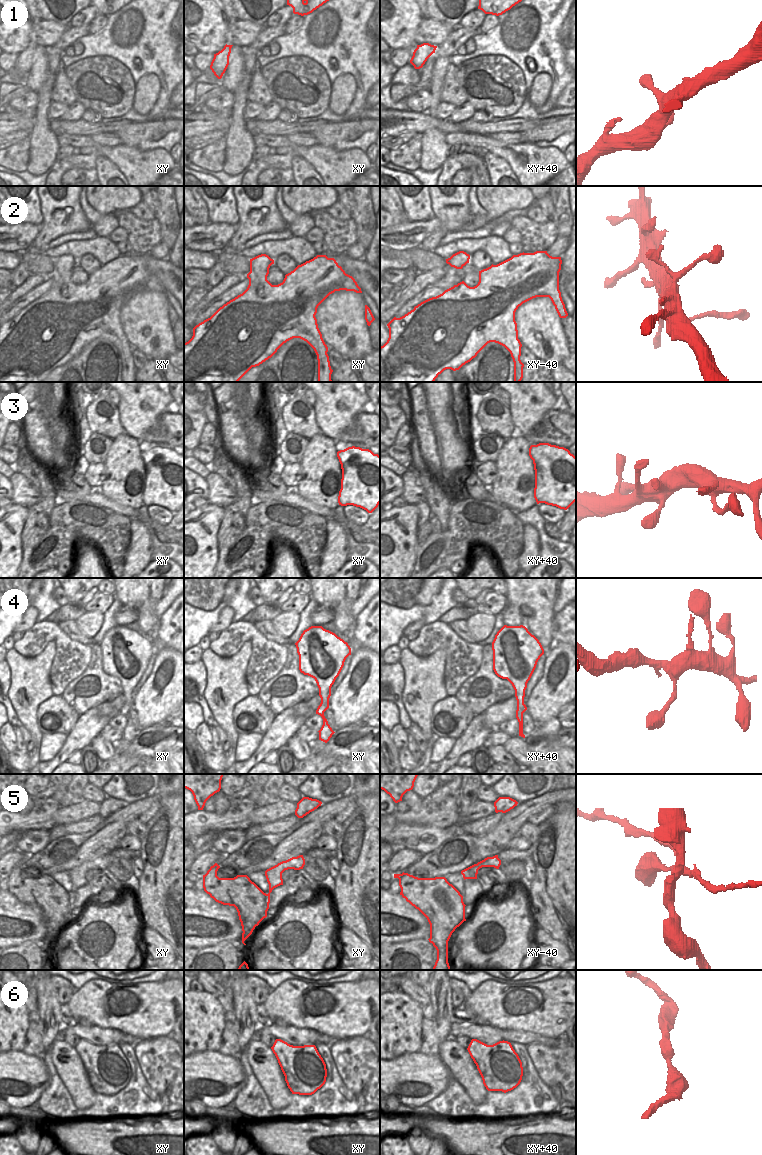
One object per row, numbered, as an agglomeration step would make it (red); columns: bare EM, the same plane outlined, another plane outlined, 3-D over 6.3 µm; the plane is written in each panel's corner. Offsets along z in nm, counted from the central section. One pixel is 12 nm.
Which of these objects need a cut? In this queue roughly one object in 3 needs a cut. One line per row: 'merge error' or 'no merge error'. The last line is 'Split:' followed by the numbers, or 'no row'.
1: no merge error
2: no merge error
3: no merge error
4: no merge error
5: merge error
6: merge error
Split: 5, 6

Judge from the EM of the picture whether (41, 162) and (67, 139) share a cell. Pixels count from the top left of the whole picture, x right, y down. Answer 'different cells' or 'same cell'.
different cells

